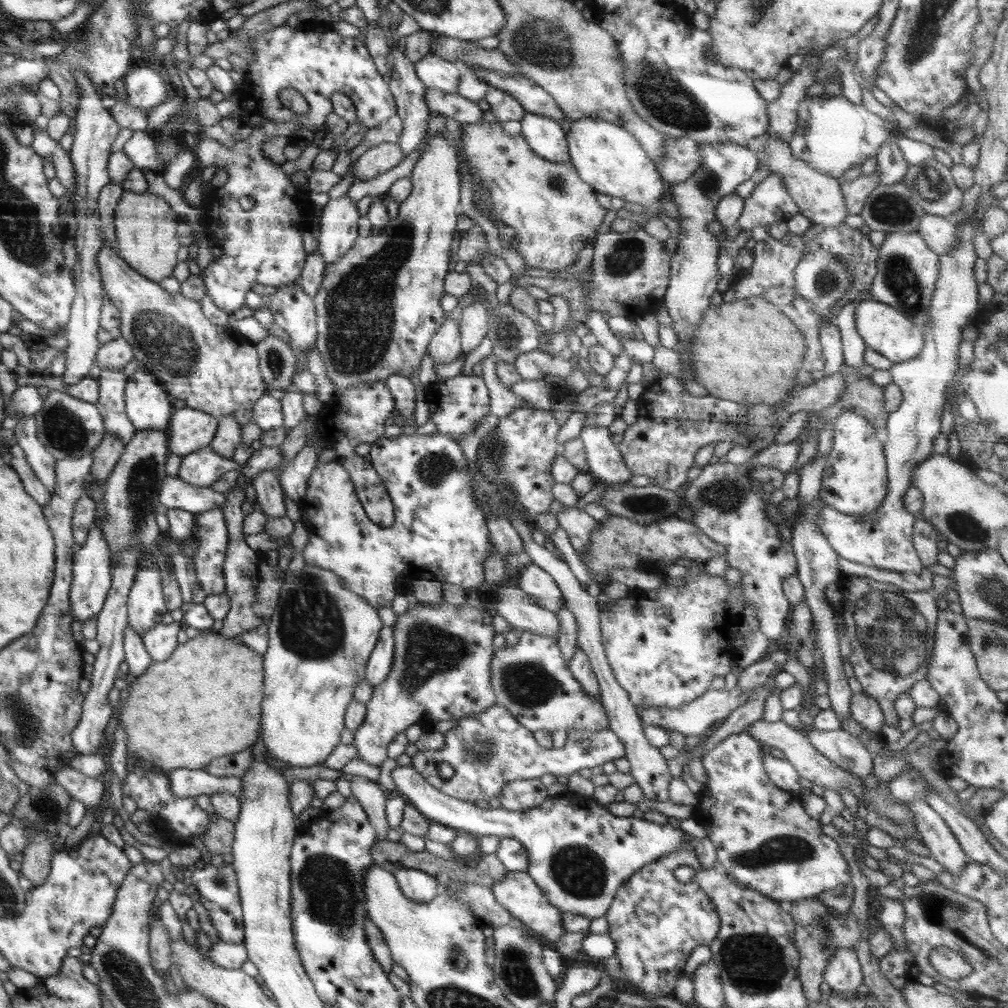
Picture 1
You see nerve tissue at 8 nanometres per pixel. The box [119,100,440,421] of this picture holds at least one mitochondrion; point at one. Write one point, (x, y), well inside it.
(361, 307)

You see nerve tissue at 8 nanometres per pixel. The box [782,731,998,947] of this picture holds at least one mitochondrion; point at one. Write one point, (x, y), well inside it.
(935, 905)

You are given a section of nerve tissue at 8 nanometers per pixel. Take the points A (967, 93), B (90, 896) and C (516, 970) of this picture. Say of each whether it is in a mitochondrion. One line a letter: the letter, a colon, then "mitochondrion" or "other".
A: other
B: other
C: mitochondrion

